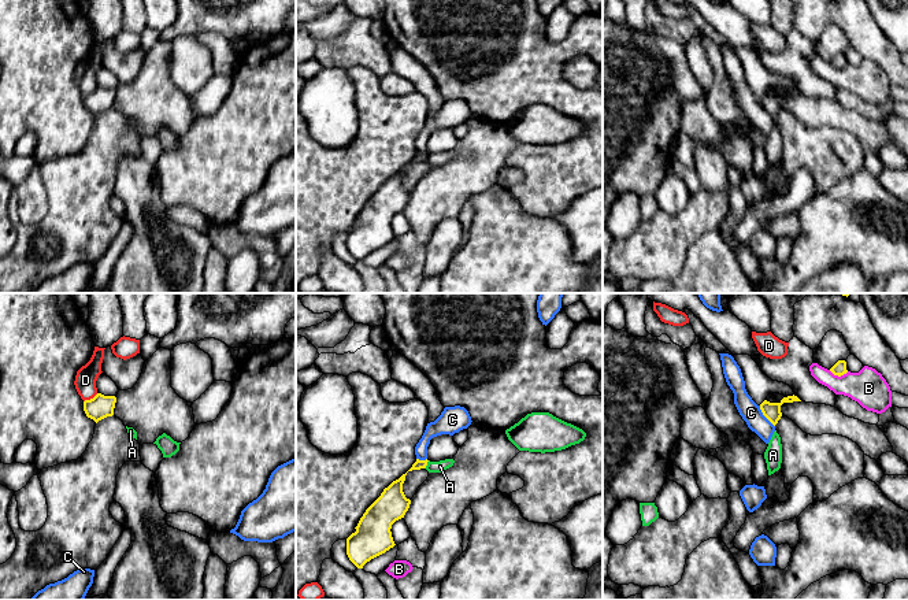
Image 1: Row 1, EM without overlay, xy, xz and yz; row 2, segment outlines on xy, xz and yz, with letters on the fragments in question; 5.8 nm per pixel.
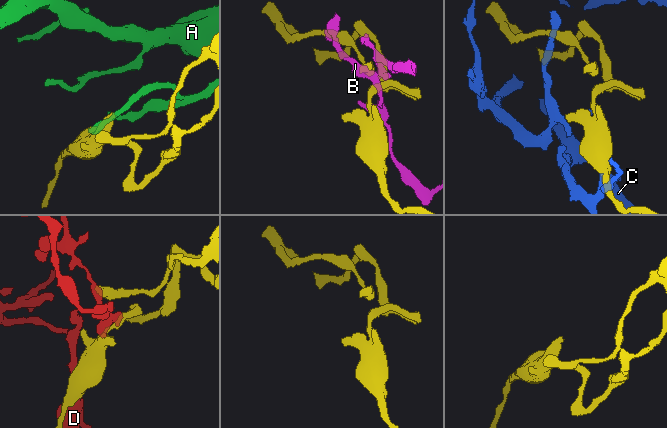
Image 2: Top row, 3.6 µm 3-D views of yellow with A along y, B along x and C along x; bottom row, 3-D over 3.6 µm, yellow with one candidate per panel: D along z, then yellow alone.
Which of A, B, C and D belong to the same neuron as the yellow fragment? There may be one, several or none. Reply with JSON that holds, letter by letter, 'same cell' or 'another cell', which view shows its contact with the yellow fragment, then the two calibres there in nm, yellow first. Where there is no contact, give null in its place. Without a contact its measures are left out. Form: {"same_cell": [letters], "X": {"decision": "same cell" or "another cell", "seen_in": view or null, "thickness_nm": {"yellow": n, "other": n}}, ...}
{"same_cell": [], "A": {"decision": "another cell", "seen_in": "xz", "thickness_nm": {"yellow": 100, "other": 70}}, "B": {"decision": "another cell", "seen_in": "yz", "thickness_nm": {"yellow": 80, "other": 220}}, "C": {"decision": "another cell", "seen_in": "yz", "thickness_nm": {"yellow": 100, "other": 120}}, "D": {"decision": "another cell", "seen_in": "xy", "thickness_nm": {"yellow": 140, "other": 130}}}

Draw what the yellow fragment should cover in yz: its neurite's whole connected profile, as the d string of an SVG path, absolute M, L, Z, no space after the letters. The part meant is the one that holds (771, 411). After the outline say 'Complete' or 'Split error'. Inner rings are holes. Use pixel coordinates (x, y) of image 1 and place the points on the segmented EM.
M794 395L783 397L779 403L770 403L770 401L764 400L760 404L760 410L761 410L763 415L775 426L782 416L781 405L783 403L793 403L793 401L801 401L801 400Z. Complete

